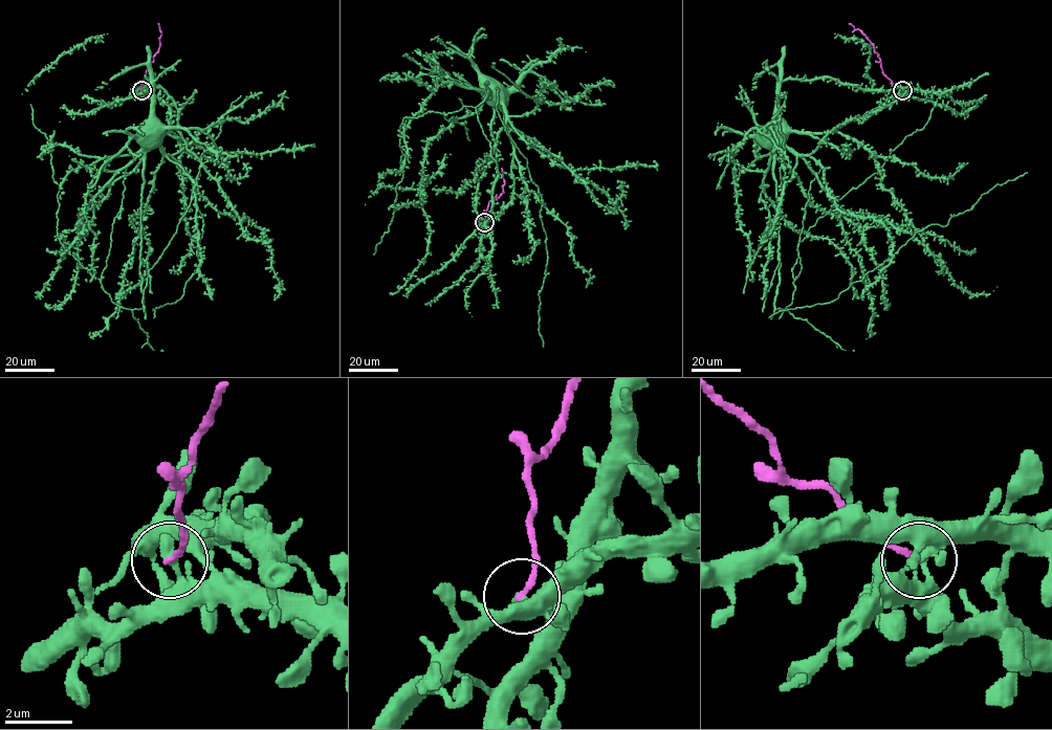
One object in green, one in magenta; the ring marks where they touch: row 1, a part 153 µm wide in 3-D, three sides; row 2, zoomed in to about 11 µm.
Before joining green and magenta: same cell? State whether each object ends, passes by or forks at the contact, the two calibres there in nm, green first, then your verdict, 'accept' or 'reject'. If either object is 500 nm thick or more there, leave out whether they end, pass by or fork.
green ends; magenta ends; calibres 320 and 170 nm; reject

